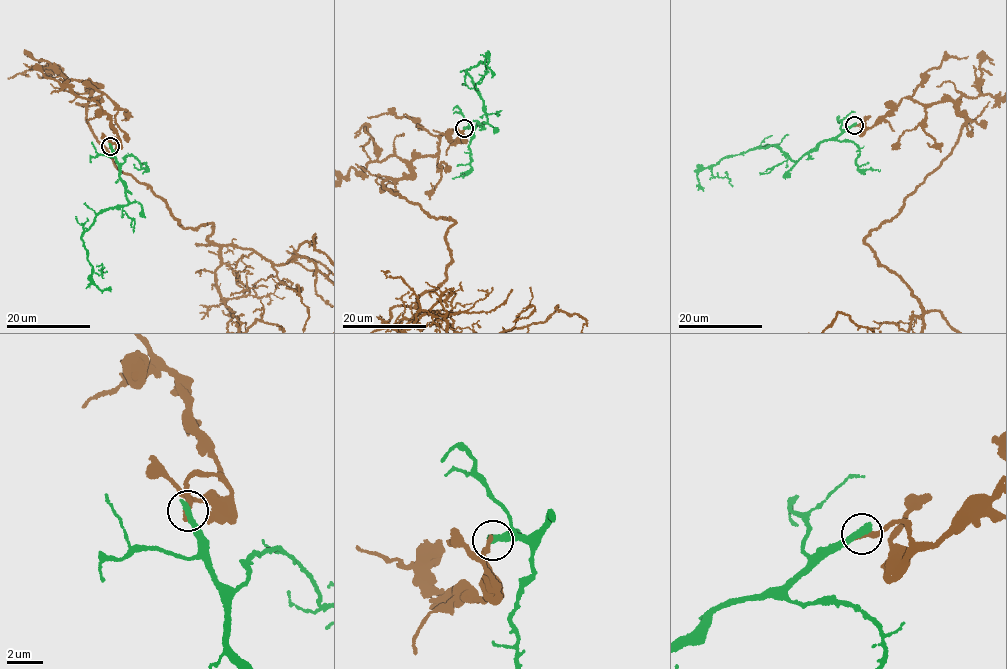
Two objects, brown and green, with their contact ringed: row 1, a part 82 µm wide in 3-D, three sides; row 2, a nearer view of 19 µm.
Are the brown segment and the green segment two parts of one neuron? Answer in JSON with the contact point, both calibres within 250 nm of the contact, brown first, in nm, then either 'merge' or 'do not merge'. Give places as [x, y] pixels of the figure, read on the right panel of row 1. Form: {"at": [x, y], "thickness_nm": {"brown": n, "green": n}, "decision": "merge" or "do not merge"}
{"at": [854, 125], "thickness_nm": {"brown": 320, "green": 420}, "decision": "do not merge"}

